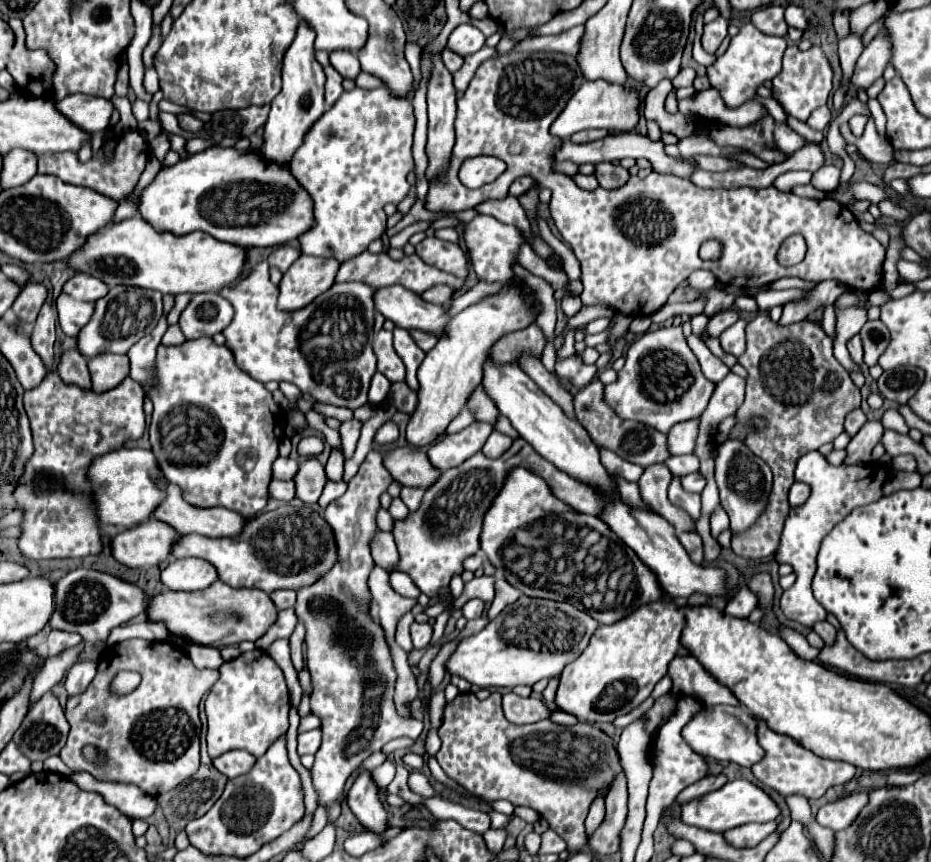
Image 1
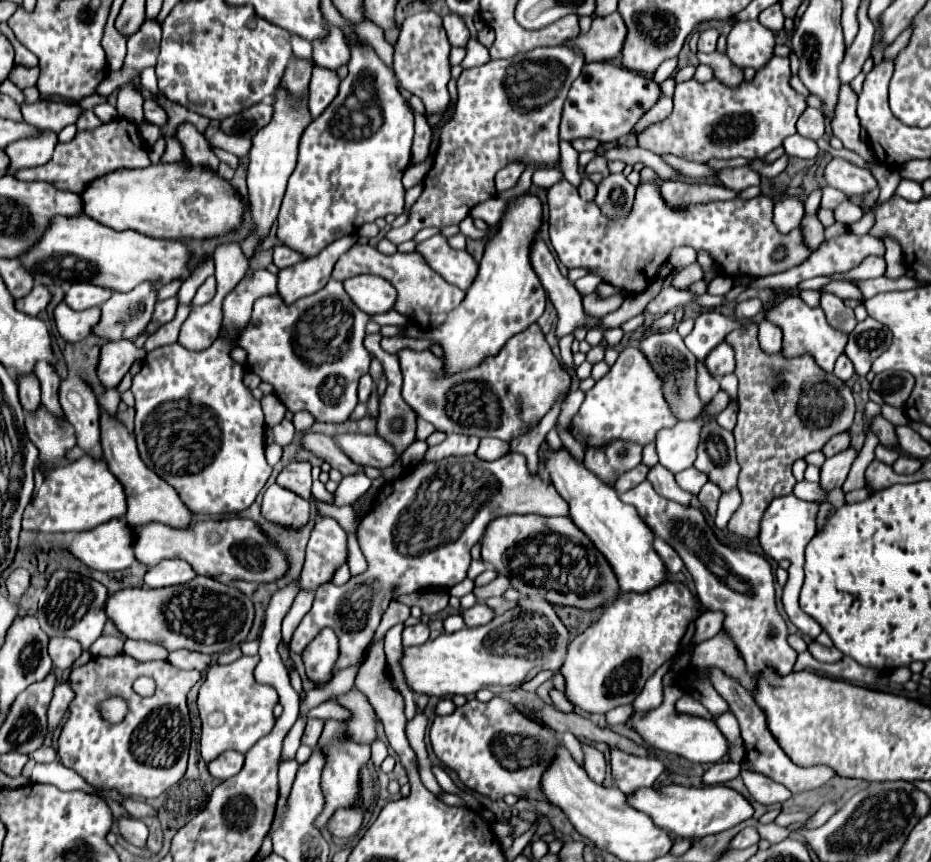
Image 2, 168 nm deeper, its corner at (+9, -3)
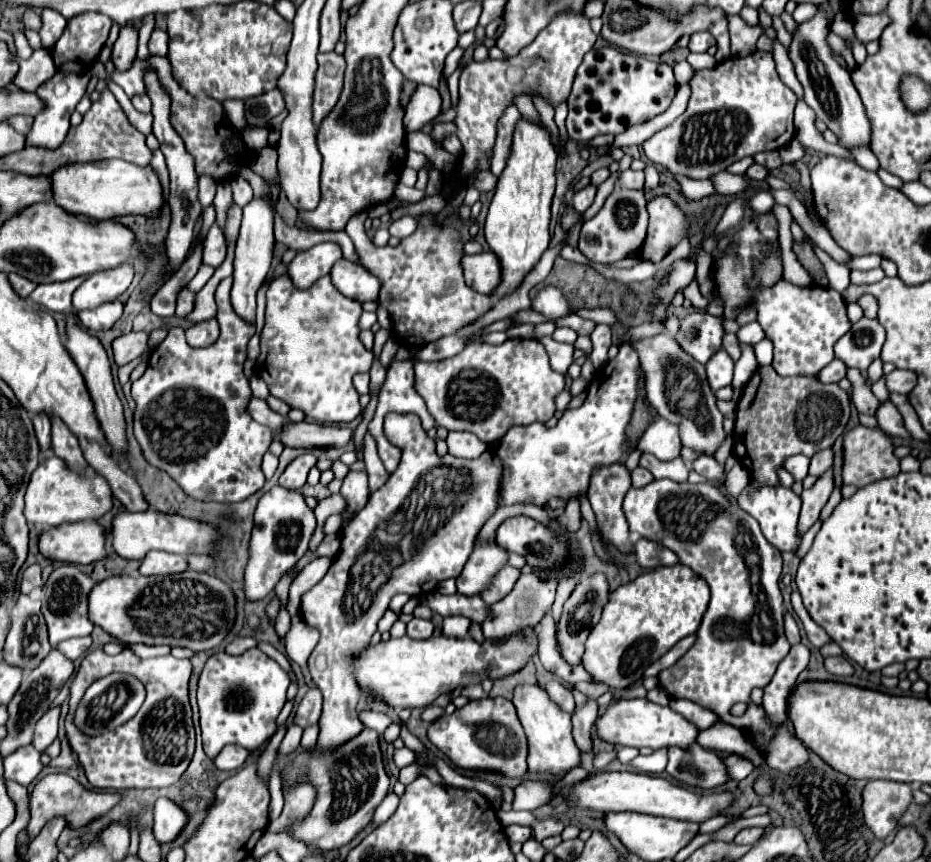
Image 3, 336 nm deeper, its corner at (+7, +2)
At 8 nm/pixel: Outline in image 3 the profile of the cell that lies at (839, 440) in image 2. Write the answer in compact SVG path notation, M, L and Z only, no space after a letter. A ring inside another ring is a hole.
M832 447L822 449L822 451L818 451L818 453L812 457L810 473L816 475L816 477L820 477L832 463L834 463L834 449L832 449Z

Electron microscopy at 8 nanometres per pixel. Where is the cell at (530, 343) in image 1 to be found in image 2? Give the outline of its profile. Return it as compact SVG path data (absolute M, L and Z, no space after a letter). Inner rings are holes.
M538 324L510 338L498 356L482 360L478 368L458 372L458 376L438 376L438 372L442 372L442 358L432 352L402 350L398 358L404 374L404 400L422 420L446 434L492 436L510 442L540 422L556 400L570 390L570 374L552 354Z

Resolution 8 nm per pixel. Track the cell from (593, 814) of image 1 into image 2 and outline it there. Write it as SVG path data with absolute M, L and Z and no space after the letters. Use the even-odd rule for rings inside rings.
M566 732L562 735L562 742L564 746L569 750L572 757L582 766L584 767L584 753L581 747L581 744L577 740L577 738L570 732Z

